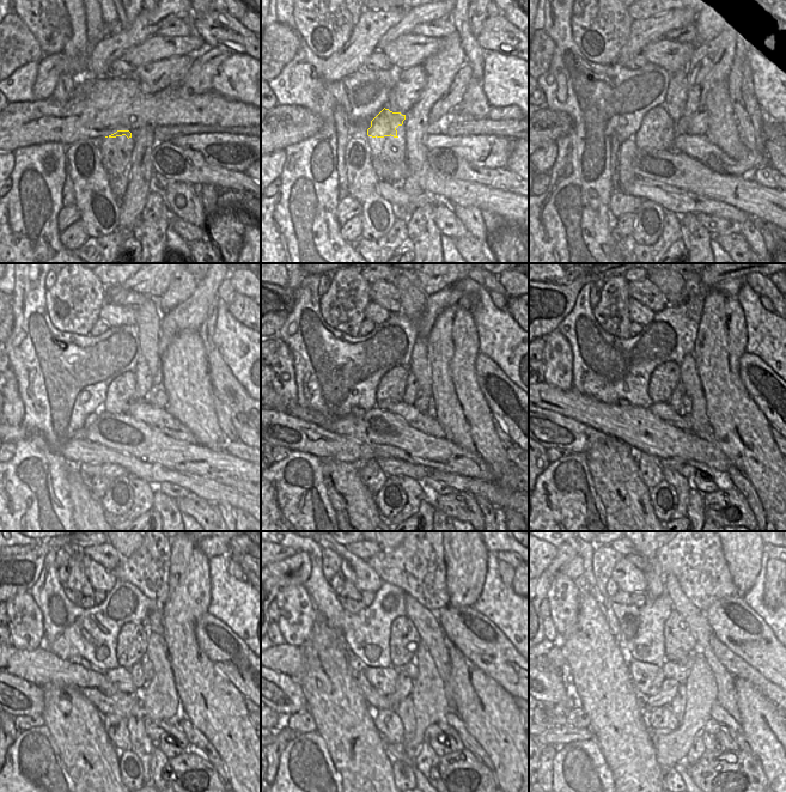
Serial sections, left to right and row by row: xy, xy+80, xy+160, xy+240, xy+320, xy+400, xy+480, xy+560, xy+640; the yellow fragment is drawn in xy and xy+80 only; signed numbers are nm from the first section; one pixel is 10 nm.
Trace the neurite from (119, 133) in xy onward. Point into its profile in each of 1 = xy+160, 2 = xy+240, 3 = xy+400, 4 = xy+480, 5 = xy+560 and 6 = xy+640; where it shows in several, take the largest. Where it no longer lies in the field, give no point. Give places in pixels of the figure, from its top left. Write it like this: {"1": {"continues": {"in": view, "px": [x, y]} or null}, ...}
{"1": {"continues": {"in": "xy+160", "px": [654, 122]}}, "2": {"continues": {"in": "xy+240", "px": [122, 390]}}, "3": {"continues": {"in": "xy+400", "px": [665, 377]}}, "4": {"continues": {"in": "xy+480", "px": [132, 641]}}, "5": {"continues": {"in": "xy+560", "px": [404, 639]}}, "6": {"continues": {"in": "xy+640", "px": [678, 643]}}}

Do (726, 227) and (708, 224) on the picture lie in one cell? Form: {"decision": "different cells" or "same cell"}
{"decision": "same cell"}

